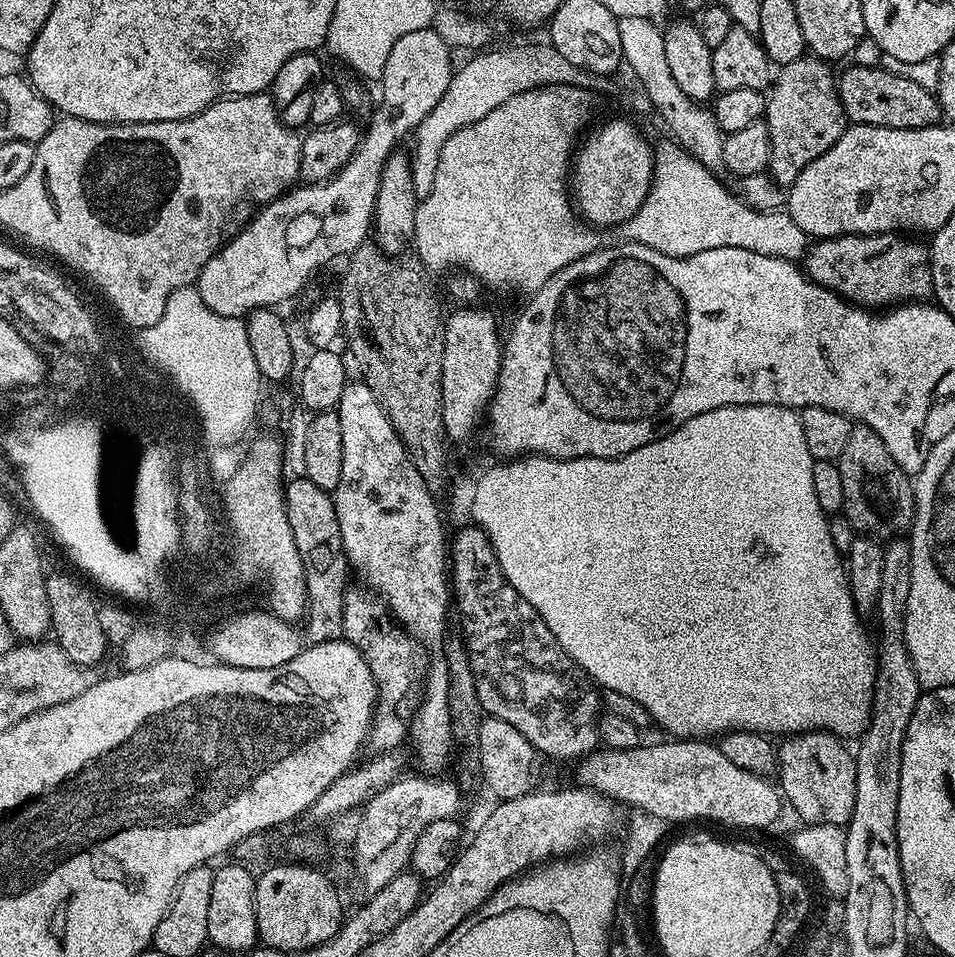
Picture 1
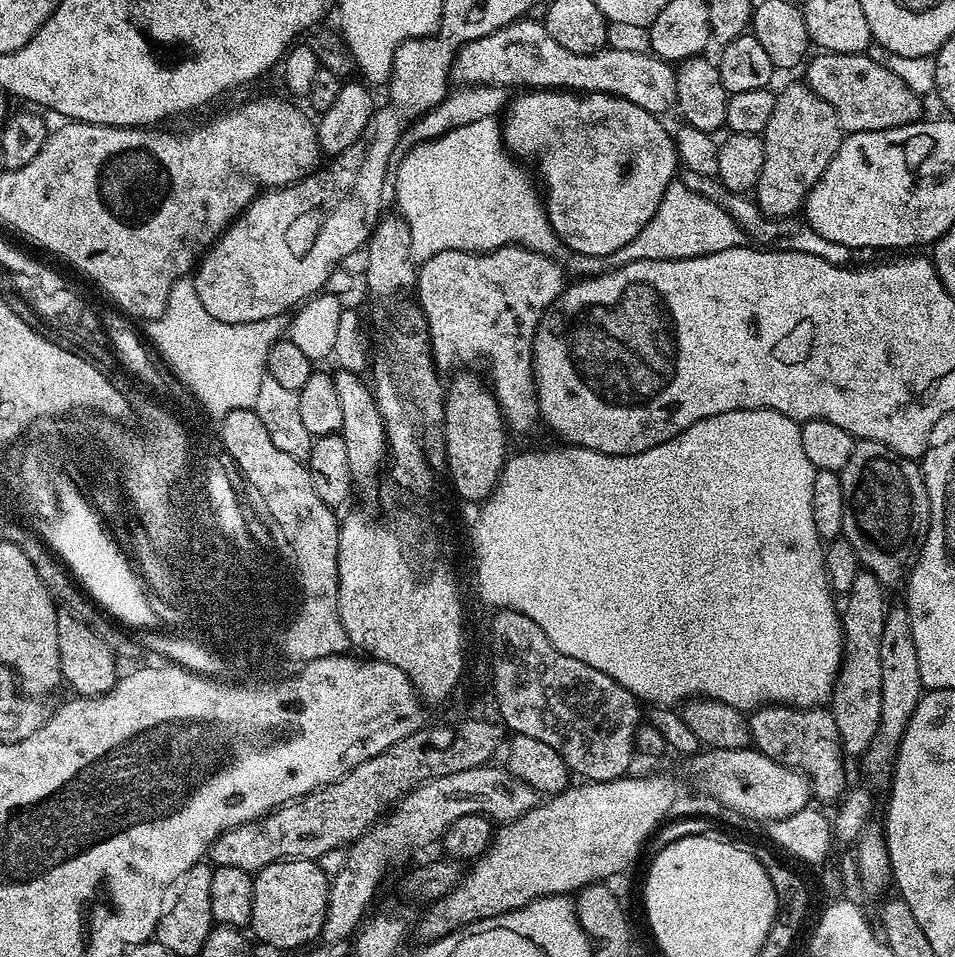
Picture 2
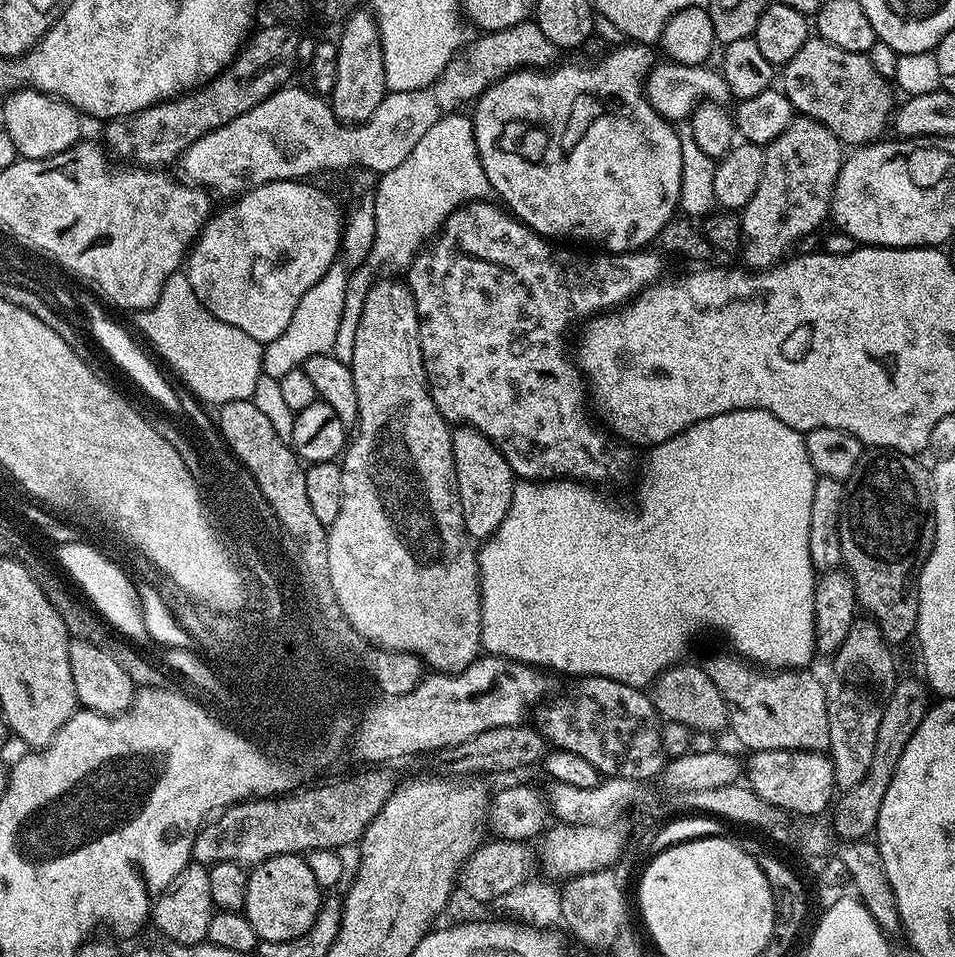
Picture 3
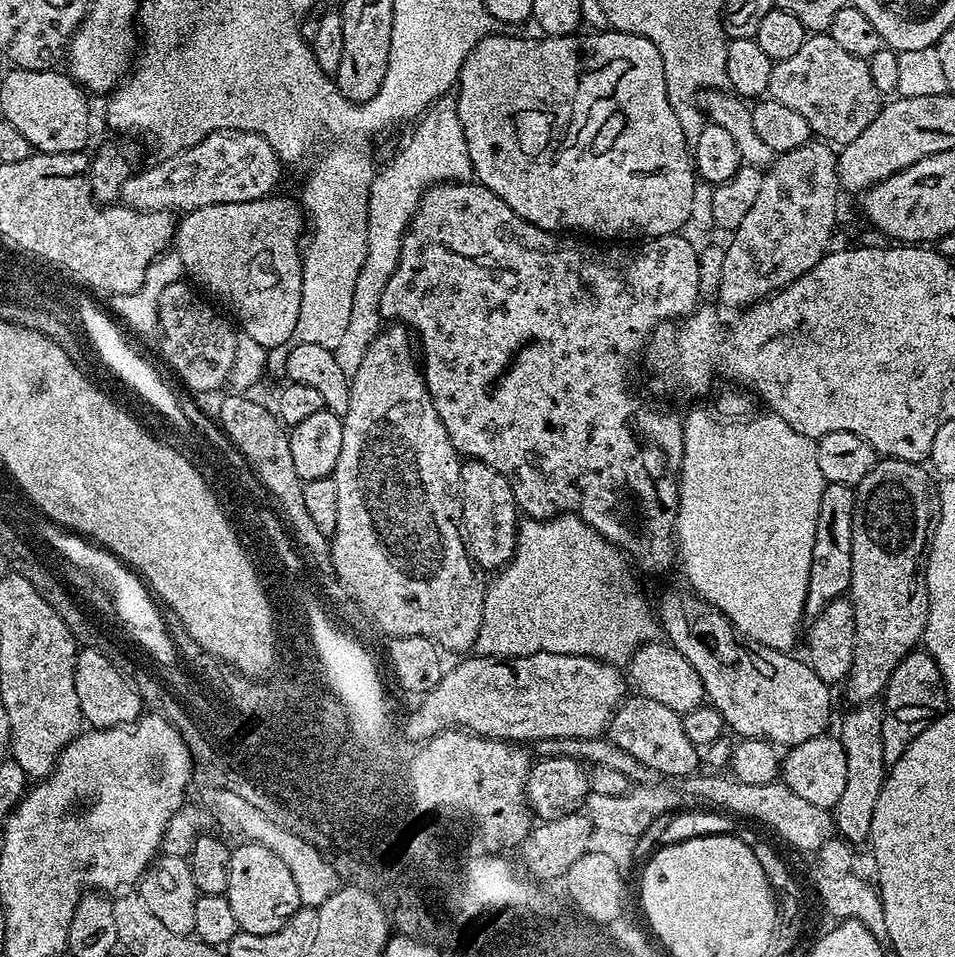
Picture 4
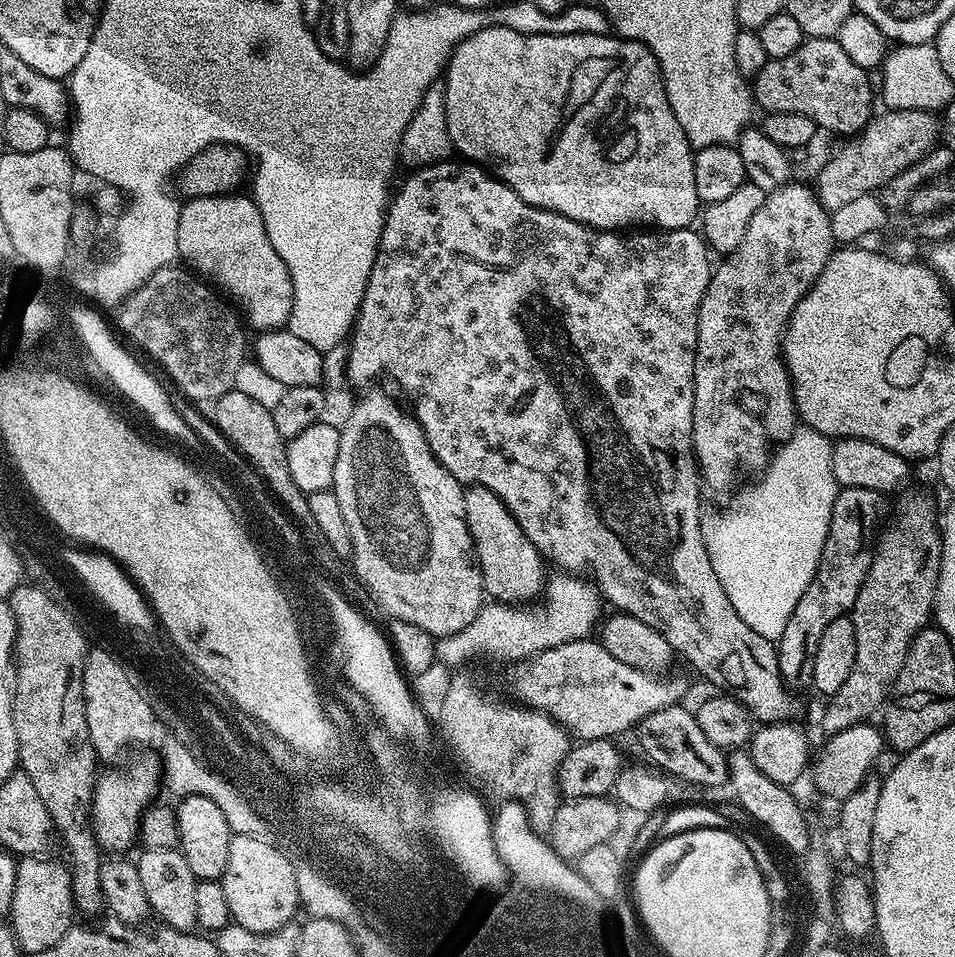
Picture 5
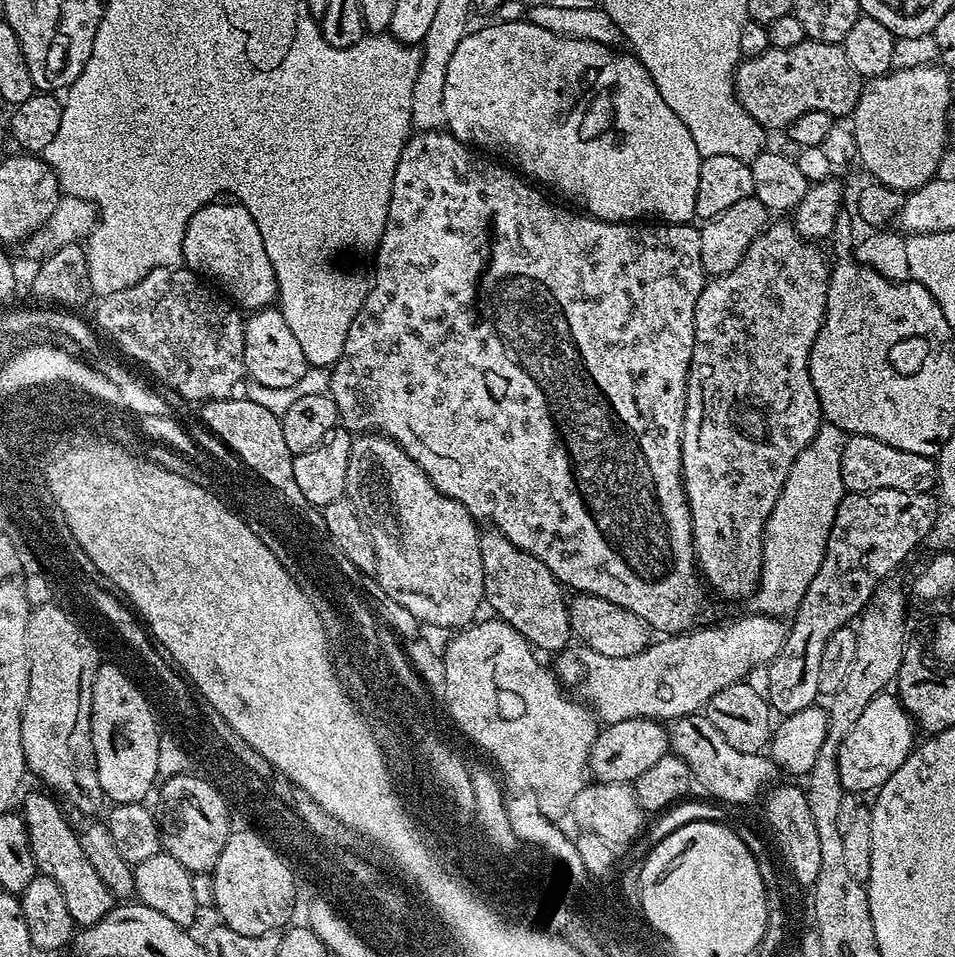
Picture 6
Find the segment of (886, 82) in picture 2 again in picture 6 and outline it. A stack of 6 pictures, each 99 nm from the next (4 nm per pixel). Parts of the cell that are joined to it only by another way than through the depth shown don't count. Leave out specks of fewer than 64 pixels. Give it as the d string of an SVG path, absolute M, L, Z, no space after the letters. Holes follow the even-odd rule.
M805 39L798 46L773 48L757 56L741 59L734 75L740 105L766 130L787 129L803 112L822 110L834 118L851 117L862 91L862 78L850 66L843 47Z

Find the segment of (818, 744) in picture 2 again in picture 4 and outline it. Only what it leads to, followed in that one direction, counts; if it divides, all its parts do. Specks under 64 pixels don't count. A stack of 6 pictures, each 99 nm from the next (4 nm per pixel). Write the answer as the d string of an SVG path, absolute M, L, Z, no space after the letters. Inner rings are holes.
M691 590L668 592L658 604L658 624L666 635L667 643L698 670L702 678L707 703L722 714L725 725L737 732L737 737L750 740L767 740L777 746L801 744L829 731L828 719L832 716L832 696L829 685L814 674L803 659L795 660L787 651L750 640L725 618L710 602Z

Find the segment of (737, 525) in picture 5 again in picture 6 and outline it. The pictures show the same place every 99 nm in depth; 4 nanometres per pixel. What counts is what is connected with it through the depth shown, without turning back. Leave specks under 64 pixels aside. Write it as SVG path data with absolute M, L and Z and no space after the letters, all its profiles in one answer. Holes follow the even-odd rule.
M821 423L806 450L798 454L782 486L782 494L764 527L764 560L760 564L760 583L754 593L755 611L759 615L791 617L802 602L802 594L806 594L806 586L814 582L818 566L822 566L834 514L840 499L846 495L842 482L845 439L846 433L838 430L838 426Z

